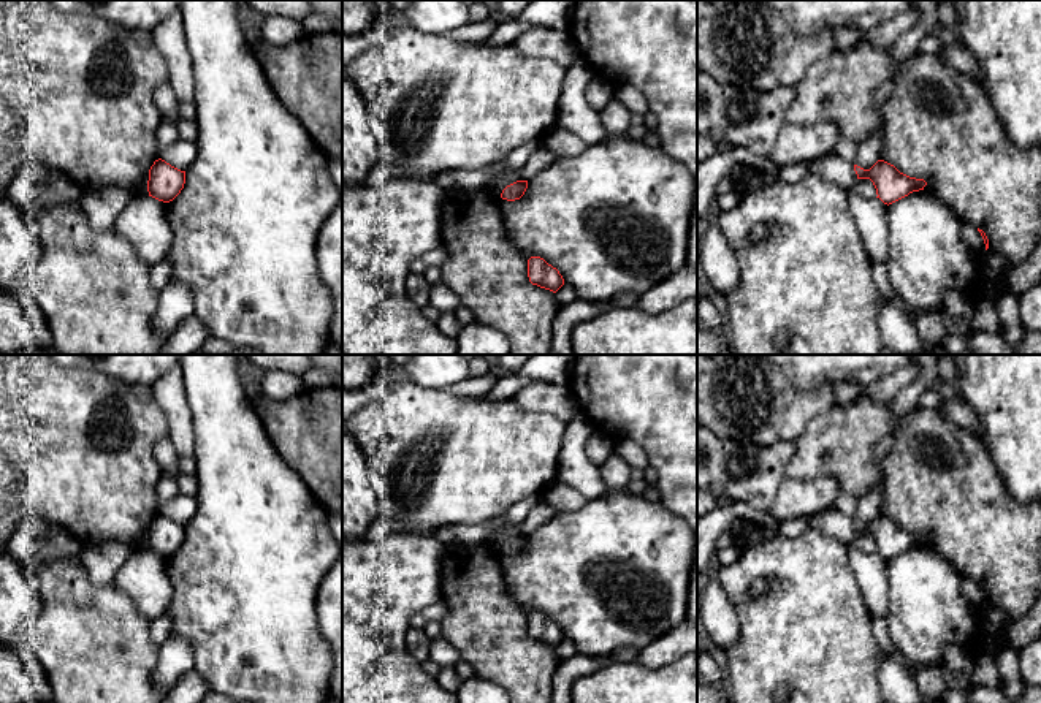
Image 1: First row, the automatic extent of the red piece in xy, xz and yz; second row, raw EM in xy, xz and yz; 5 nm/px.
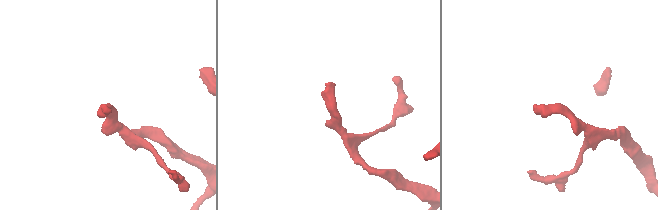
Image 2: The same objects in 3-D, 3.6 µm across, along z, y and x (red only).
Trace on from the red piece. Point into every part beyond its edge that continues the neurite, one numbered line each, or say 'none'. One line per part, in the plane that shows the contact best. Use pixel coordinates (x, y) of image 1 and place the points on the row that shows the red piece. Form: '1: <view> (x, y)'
1: yz (831, 167)

